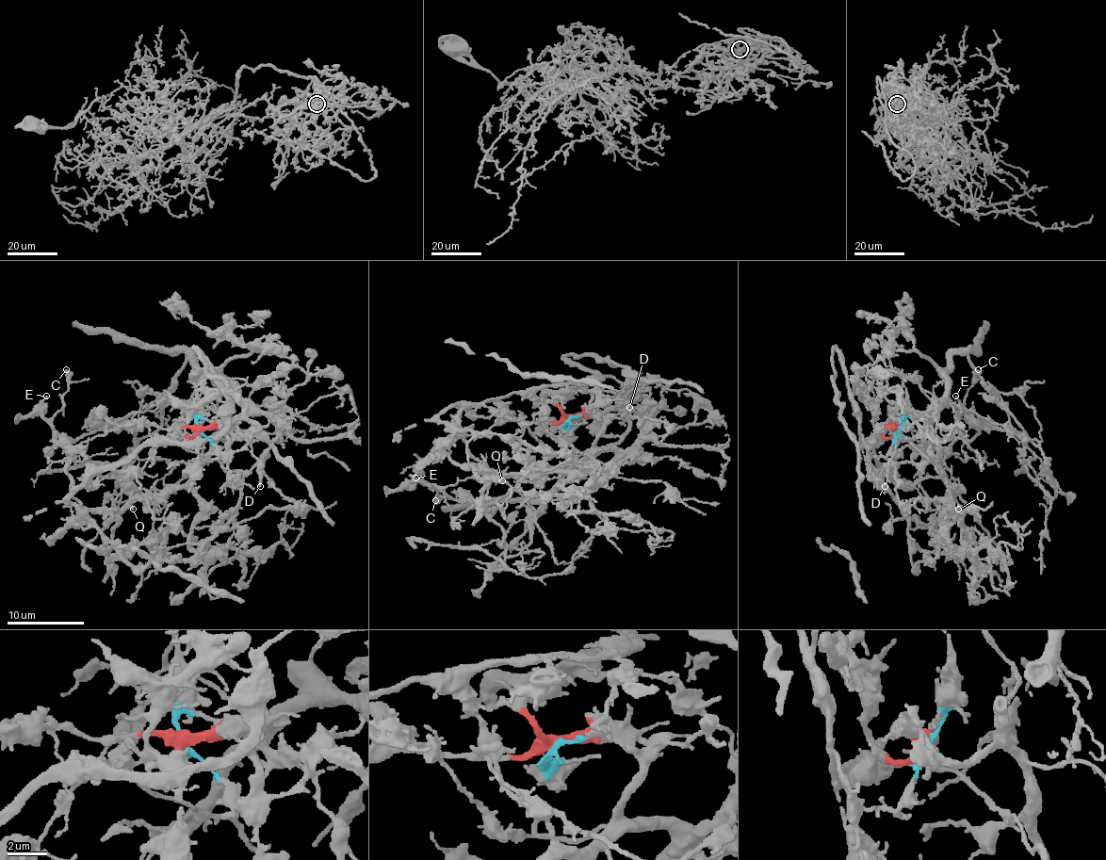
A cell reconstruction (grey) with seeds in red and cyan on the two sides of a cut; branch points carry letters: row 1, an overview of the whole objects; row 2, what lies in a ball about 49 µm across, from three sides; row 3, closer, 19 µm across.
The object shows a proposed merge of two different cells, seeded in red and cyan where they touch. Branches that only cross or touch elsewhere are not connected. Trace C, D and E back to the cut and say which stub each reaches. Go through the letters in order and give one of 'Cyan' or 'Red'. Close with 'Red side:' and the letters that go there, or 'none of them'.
C: Red
D: Red
E: Red
Red side: C, D, E

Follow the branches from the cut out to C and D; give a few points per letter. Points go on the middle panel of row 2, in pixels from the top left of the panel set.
C: (568, 417), (496, 419), (483, 433), (439, 445), (416, 463), (422, 481), (437, 493), (435, 500)
D: (568, 417), (620, 417), (629, 406)

